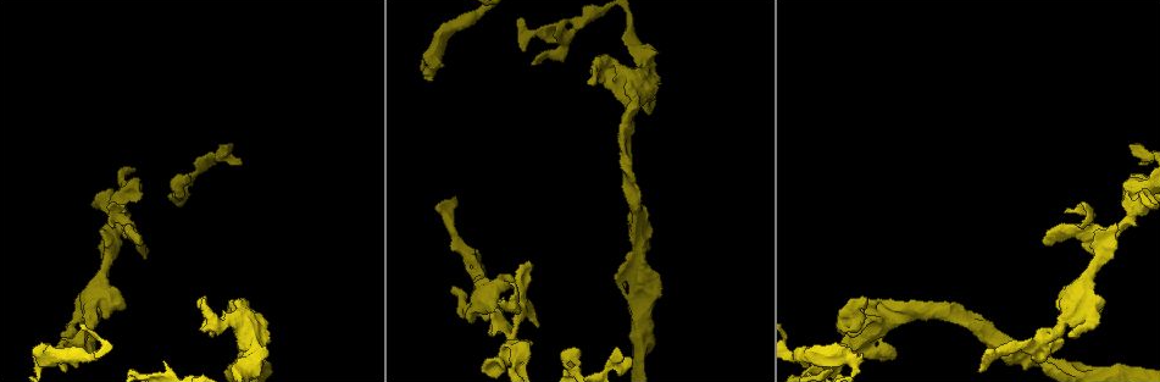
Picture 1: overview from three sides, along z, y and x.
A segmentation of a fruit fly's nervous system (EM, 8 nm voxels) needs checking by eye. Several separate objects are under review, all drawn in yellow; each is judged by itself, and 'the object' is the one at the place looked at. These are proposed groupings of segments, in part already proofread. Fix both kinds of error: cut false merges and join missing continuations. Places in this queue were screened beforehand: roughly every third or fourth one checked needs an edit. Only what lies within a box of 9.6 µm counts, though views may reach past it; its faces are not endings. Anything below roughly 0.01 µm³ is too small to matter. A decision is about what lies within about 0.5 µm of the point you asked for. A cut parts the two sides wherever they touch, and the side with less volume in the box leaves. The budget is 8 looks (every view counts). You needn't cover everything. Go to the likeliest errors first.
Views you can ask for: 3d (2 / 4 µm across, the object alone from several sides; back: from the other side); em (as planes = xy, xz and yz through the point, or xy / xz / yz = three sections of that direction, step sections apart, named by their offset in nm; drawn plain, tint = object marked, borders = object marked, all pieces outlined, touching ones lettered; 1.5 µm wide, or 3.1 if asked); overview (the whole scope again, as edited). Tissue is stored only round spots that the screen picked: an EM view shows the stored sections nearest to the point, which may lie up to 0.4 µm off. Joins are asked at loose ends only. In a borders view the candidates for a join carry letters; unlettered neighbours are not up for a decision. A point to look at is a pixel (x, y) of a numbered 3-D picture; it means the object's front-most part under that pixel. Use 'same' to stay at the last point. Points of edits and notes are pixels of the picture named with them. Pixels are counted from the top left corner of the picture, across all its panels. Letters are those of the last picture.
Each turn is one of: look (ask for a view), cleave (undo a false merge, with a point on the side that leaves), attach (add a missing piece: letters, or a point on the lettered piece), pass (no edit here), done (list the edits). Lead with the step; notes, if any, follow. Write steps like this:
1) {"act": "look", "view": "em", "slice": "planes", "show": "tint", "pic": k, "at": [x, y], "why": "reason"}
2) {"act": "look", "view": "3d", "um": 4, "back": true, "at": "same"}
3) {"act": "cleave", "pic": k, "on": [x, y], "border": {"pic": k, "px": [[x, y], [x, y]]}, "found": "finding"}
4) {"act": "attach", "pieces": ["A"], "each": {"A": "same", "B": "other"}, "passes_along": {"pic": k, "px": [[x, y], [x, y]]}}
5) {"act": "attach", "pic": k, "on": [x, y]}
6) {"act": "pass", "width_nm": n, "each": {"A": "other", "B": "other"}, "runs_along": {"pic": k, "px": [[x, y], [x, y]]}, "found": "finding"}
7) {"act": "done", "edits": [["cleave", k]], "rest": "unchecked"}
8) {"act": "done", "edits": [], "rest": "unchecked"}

{"act": "look", "view": "3d", "um": 2, "pic": 1, "at": [116, 234], "why": "narrows sharply"}

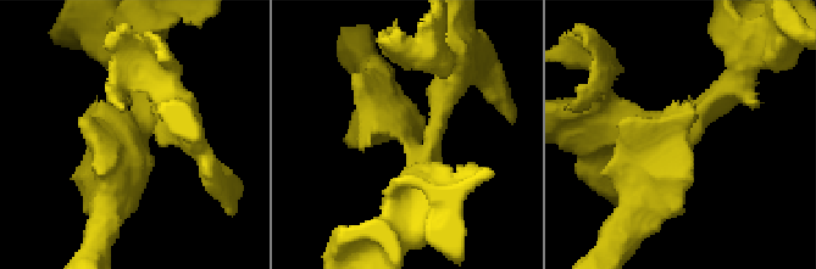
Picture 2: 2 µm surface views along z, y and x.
{"act": "look", "view": "em", "slice": "planes", "show": "tint", "pic": 2, "at": [407, 137], "arms": 3, "arm_widths_nm": [240, 260, 280]}

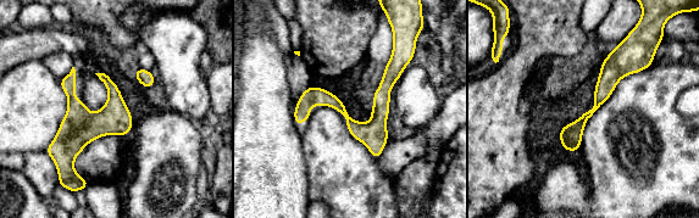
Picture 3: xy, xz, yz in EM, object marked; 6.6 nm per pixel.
{"act": "look", "view": "em", "slice": "planes", "show": "borders", "at": "same"}

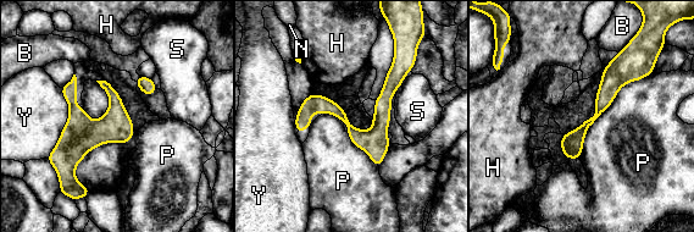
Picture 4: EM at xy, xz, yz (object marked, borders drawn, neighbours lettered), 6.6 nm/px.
{"act": "pass", "each": {"B": "other", "H": "other", "N": "other", "P": "other", "S": "other", "Y": "other"}, "border": {"pic": 4, "px": [[653, 73], [620, 89], [578, 159]]}, "found": "all the same neuron"}

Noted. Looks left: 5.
{"act": "look", "view": "em", "slice": "planes", "show": "tint", "pic": 1, "at": [529, 266], "why": "an open end"}

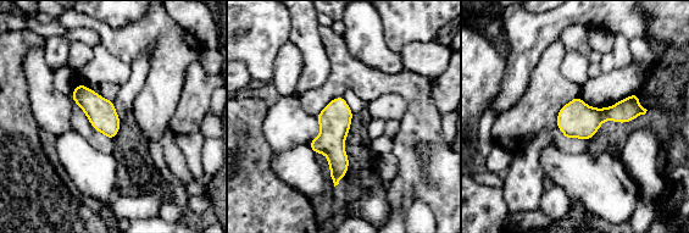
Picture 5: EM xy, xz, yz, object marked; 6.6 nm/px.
{"act": "look", "view": "em", "slice": "planes", "show": "borders", "at": "same", "why": "see the neighbours"}

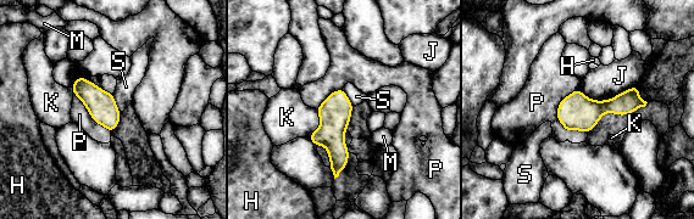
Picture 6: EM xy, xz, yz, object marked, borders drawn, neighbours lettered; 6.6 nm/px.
{"act": "pass", "longest_contact_nm": ["J", 400], "each": {"H": "other", "J": "other", "K": "other", "M": "other", "P": "other", "S": "other"}, "found": "none of them fits"}

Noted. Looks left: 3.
{"act": "look", "view": "em", "slice": "planes", "show": "borders", "pic": 1, "at": [590, 82]}

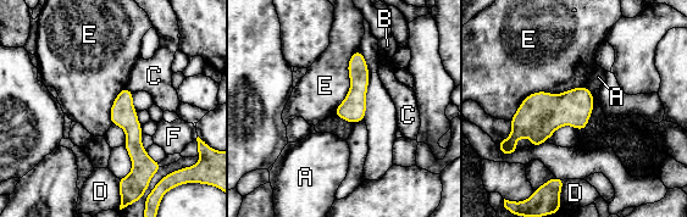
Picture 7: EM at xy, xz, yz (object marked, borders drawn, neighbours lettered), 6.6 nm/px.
{"act": "pass", "width_nm": 170, "each": {"A": "other", "B": "other", "C": "other", "D": "other", "E": "other", "F": "other"}, "runs_along": {"pic": 7, "px": [[125, 92], [137, 151], [133, 176]]}, "found": "no lettered piece goes on from it"}

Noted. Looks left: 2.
{"act": "done", "edits": [], "rest": "unchecked"}

